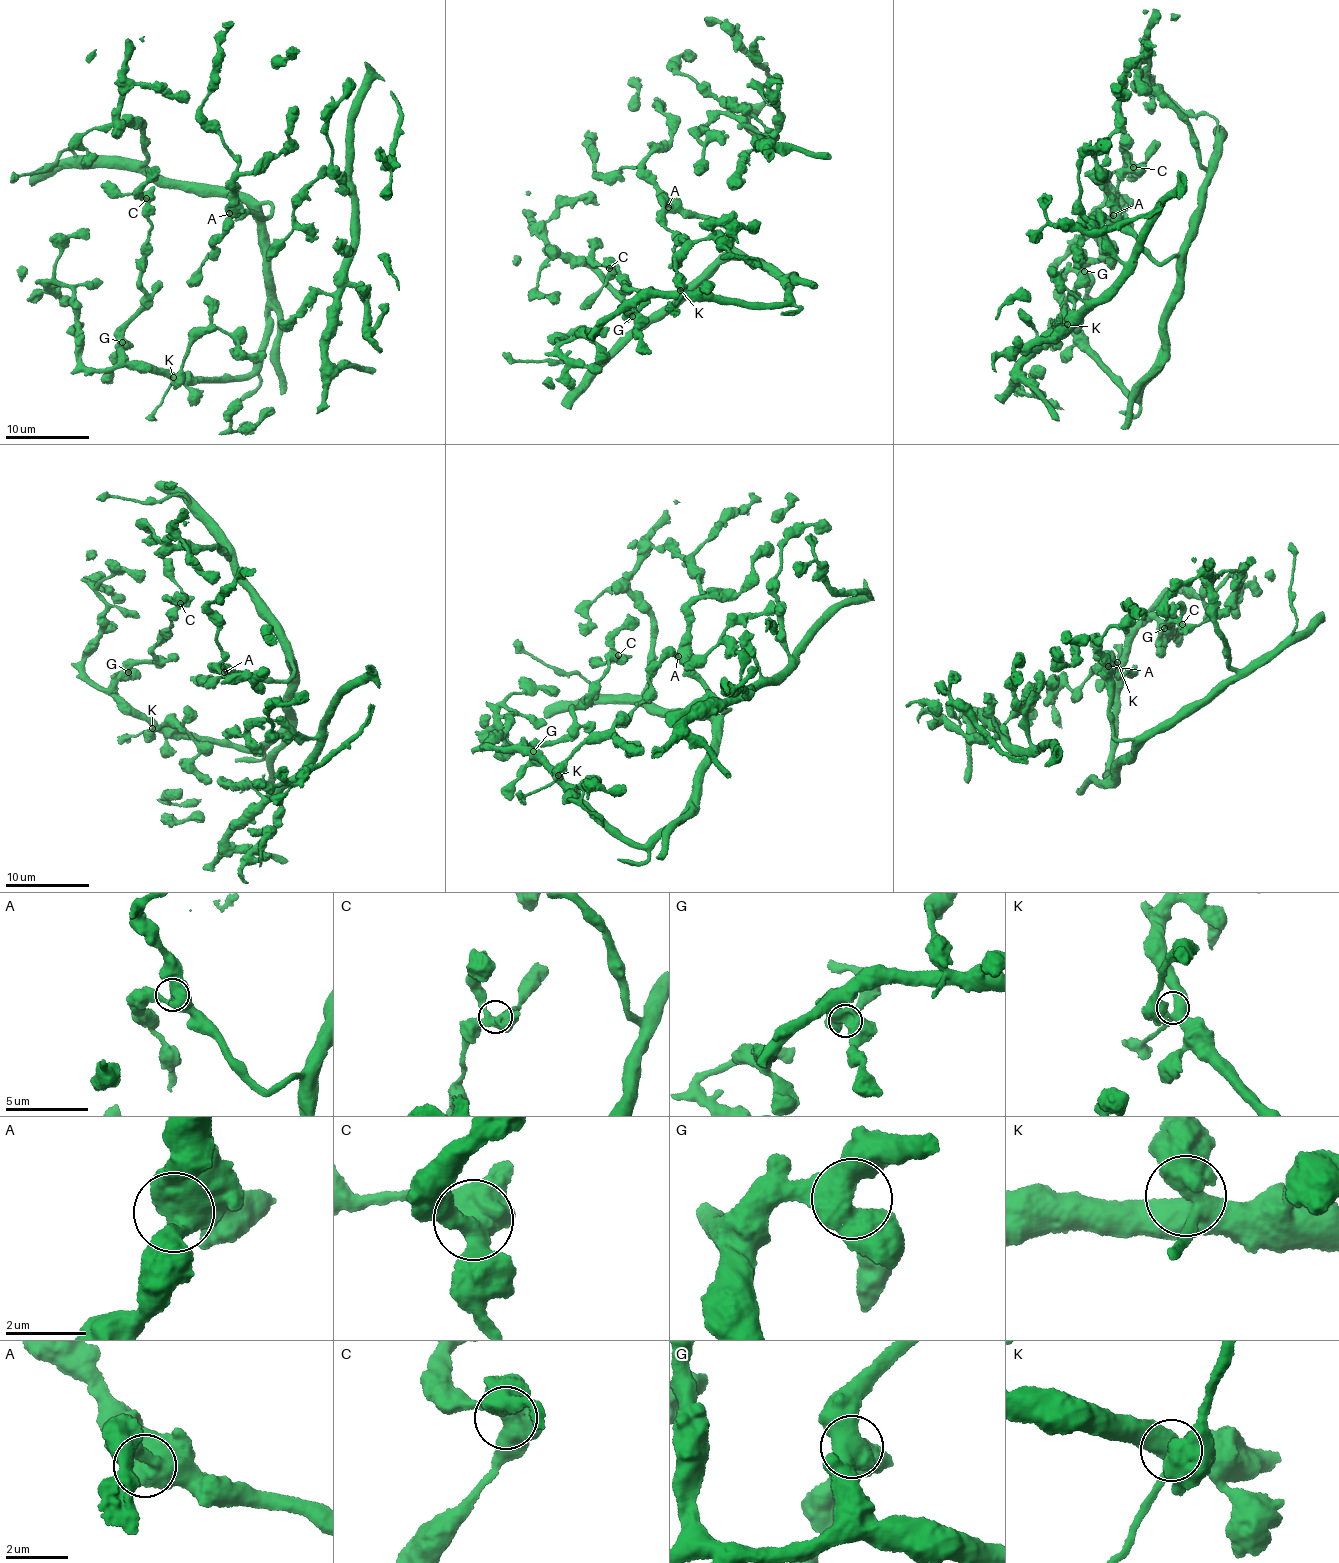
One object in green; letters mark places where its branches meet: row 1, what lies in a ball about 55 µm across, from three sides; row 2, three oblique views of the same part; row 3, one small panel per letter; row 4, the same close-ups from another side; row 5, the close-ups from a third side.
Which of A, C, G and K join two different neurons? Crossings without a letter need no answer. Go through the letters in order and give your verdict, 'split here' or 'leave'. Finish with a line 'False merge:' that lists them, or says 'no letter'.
A: leave
C: leave
G: leave
K: leave
False merge: no letter

